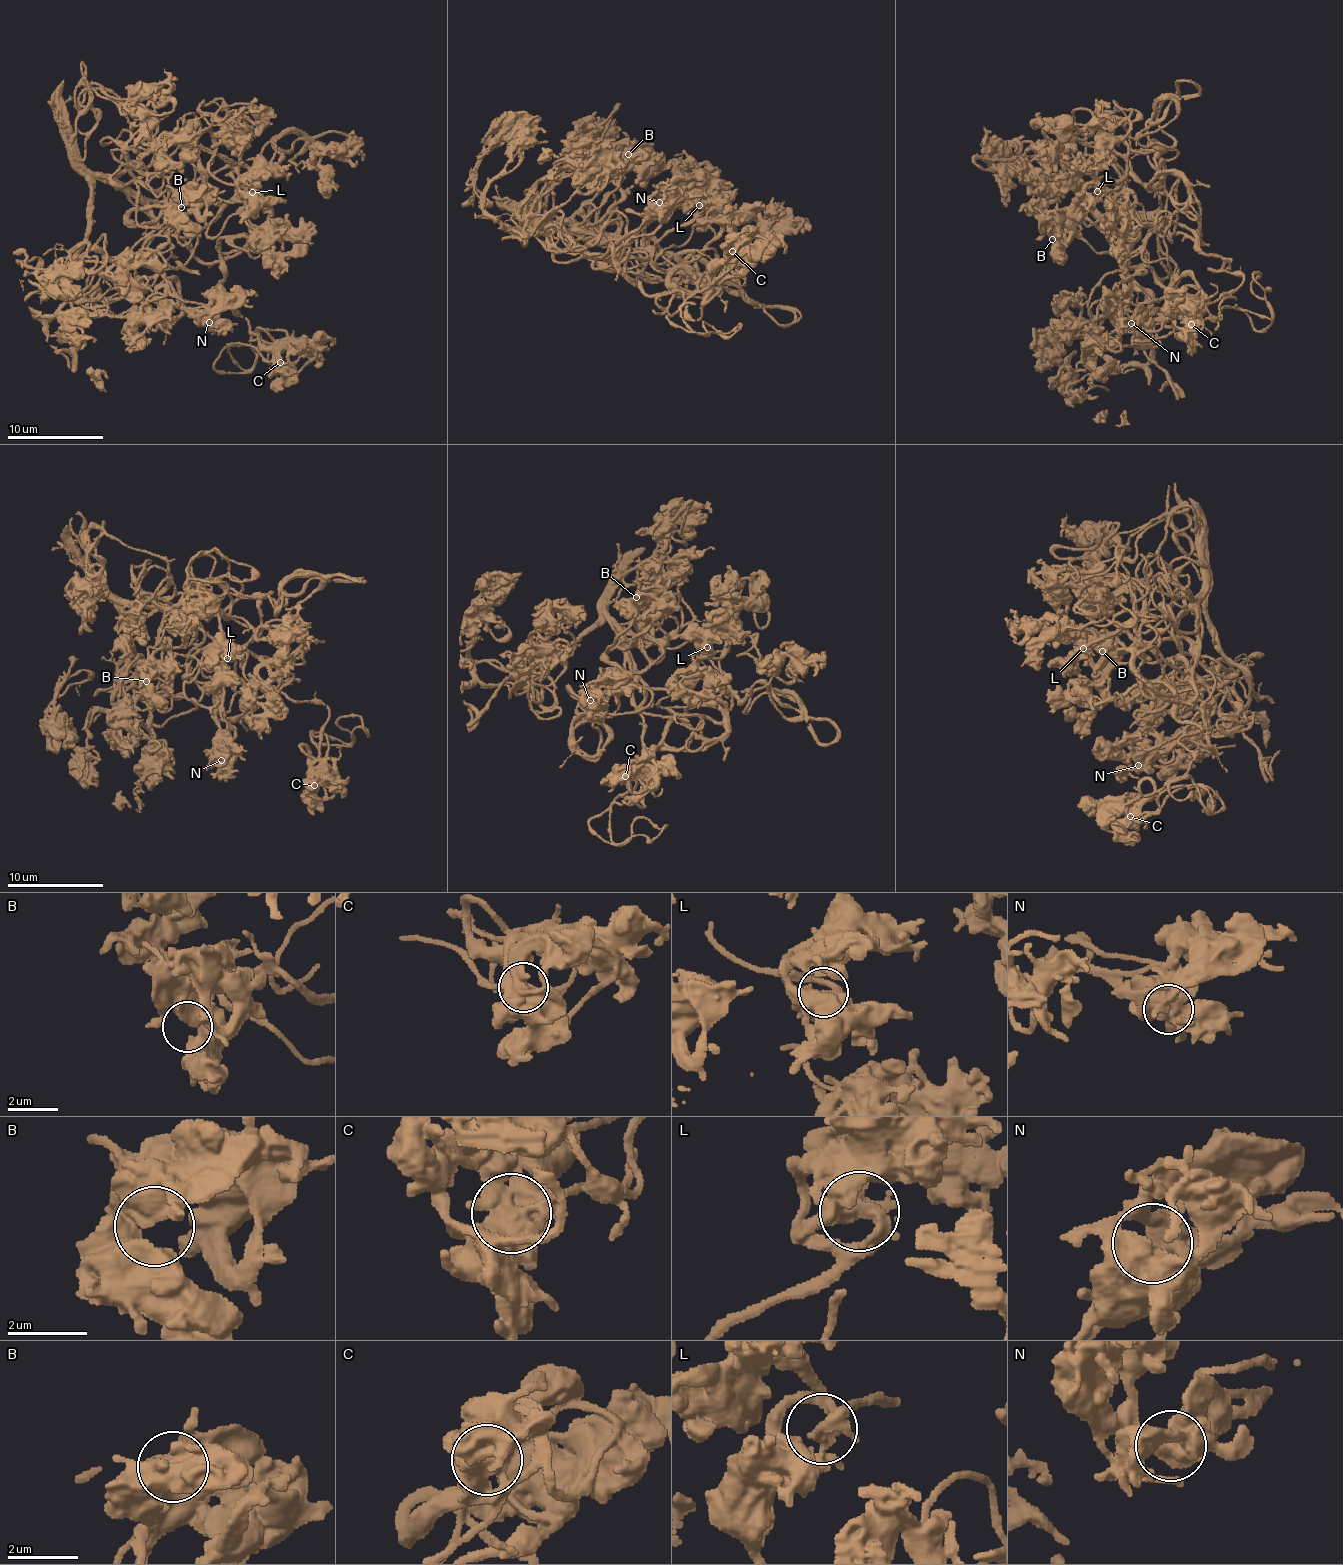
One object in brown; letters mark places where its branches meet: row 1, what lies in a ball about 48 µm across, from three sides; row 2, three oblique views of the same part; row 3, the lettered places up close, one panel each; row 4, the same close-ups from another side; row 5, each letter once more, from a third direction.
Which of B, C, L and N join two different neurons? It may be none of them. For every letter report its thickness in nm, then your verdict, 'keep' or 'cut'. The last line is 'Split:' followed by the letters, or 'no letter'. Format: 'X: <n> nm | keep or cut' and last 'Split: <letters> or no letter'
B: 600 nm | keep
C: 600 nm | keep
L: 280 nm | keep
N: 600 nm | keep
Split: no letter

